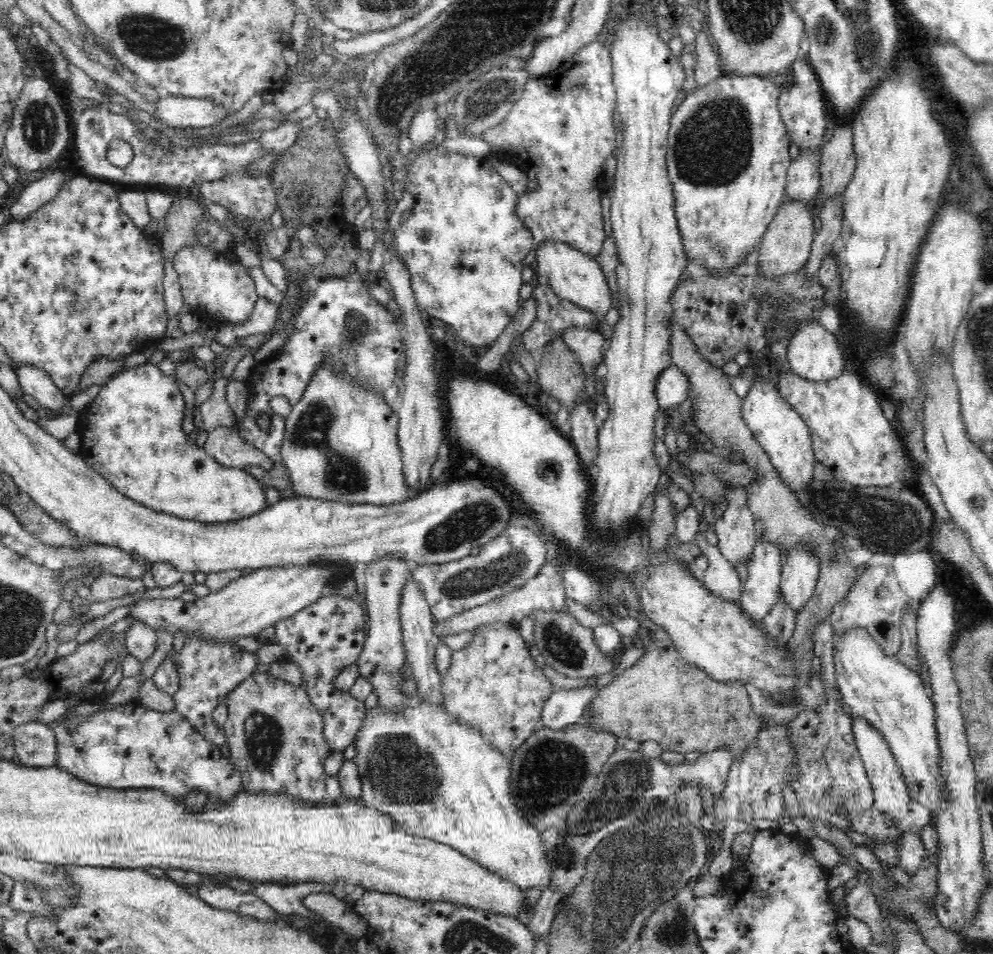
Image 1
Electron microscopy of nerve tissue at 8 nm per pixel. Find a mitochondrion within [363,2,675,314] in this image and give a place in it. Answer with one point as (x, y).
(411, 79)

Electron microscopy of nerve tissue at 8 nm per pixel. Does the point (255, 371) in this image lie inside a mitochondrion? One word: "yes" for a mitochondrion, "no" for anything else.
no

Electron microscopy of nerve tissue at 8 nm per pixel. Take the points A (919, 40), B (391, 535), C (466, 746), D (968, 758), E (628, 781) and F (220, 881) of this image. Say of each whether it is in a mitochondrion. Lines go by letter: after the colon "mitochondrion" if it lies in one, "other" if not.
A: other
B: other
C: other
D: other
E: mitochondrion
F: other

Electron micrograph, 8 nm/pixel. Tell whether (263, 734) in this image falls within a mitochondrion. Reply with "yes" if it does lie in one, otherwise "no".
yes

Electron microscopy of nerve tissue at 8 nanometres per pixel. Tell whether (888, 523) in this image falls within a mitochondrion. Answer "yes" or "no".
yes

